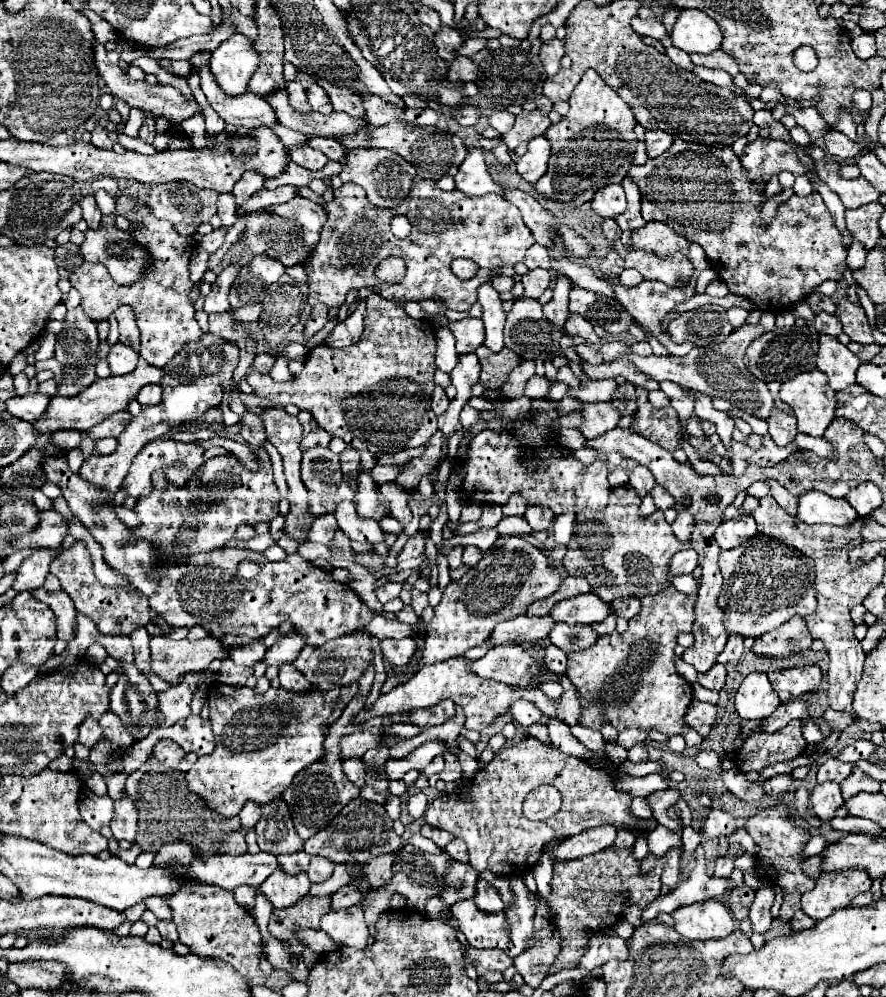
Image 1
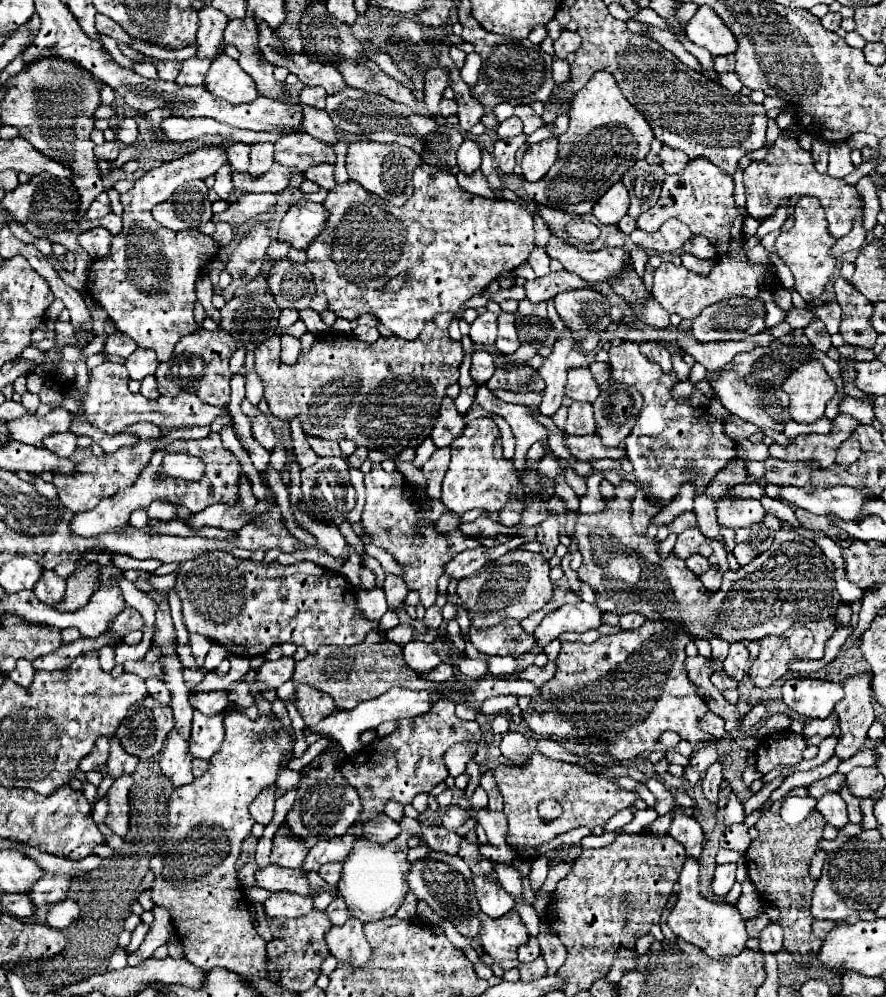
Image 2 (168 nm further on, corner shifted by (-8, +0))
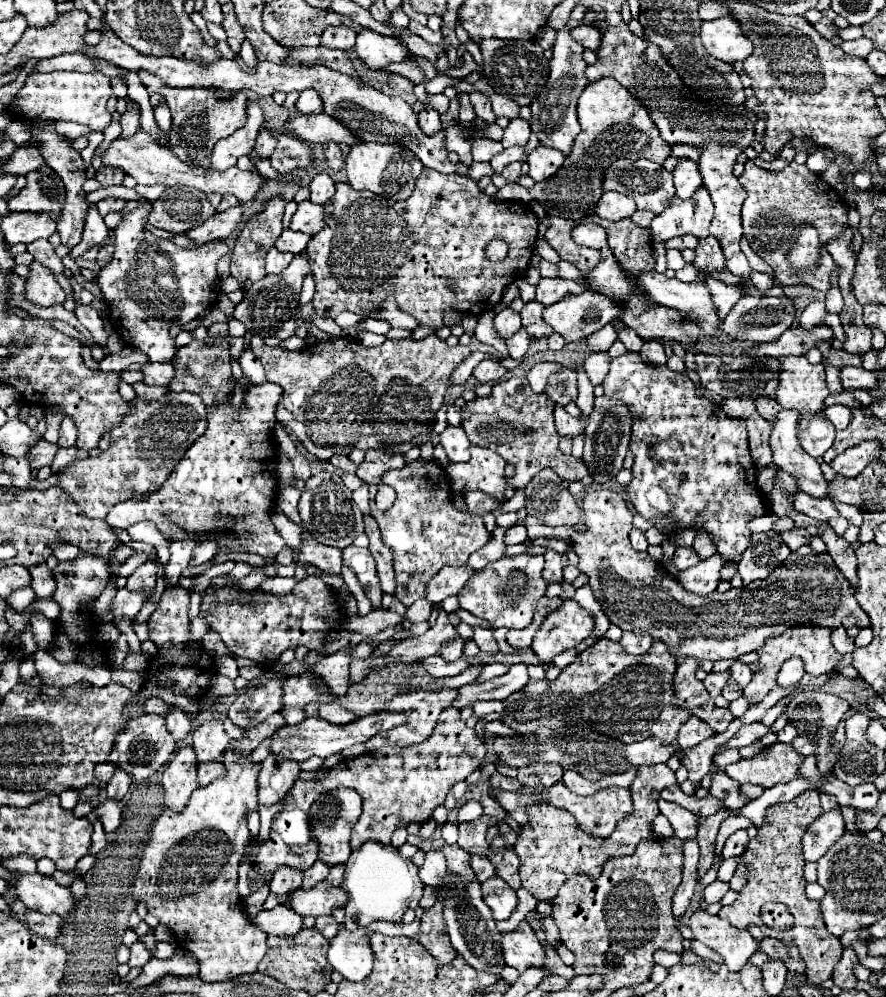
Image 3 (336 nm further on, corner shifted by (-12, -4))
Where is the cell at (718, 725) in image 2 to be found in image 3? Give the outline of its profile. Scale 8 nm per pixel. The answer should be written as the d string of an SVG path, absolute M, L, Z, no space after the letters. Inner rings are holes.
M689 717L681 731L679 731L679 747L681 749L687 749L687 747L695 747L695 743L701 743L705 741L707 737L711 737L715 731L709 727L709 723L705 723L703 719L699 717Z

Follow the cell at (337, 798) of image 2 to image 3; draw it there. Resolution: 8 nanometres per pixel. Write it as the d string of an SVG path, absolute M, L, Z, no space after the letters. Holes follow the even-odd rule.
M333 789L333 791L325 791L317 797L317 801L313 801L311 809L309 809L309 823L311 823L311 831L317 839L319 845L319 859L329 863L329 865L339 865L345 863L351 855L351 847L349 847L349 835L353 829L353 823L359 819L361 815L361 799L357 791L351 789Z

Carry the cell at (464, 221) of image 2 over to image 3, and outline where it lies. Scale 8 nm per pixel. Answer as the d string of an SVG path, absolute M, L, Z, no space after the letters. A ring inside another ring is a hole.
M425 169L417 179L413 195L401 203L387 201L383 197L371 195L369 191L355 191L349 187L349 183L337 183L335 197L325 203L325 225L317 235L311 237L305 249L315 279L313 307L319 317L333 319L341 311L351 311L367 319L379 311L379 305L387 297L393 297L399 309L415 317L421 327L437 331L443 327L445 309L449 307L467 313L493 309L501 301L505 285L521 279L529 269L527 263L533 257L537 231L539 219L527 205L493 201L489 195L479 191L473 179L455 173L445 175ZM493 239L501 239L509 245L507 257L499 263L489 261L485 255L485 249Z

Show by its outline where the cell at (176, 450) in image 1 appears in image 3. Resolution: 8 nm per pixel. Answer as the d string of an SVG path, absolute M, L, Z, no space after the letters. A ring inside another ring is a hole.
M275 383L251 385L239 411L233 411L233 403L207 409L209 425L205 435L201 435L191 449L187 449L171 475L165 479L163 487L151 495L127 499L127 503L115 505L105 523L109 527L127 529L137 521L149 519L167 541L201 541L203 533L213 529L213 521L217 517L229 515L235 517L237 523L223 533L237 533L239 539L229 535L219 537L219 549L249 551L273 559L285 547L285 541L269 521L271 505L277 495L277 445L269 437L269 425L275 421L275 407L281 399L281 391L283 389Z

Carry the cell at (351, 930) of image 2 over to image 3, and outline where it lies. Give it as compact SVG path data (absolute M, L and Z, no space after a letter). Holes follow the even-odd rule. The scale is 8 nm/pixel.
M345 927L331 939L327 961L349 981L363 981L373 969L373 951L367 941L369 927L347 931Z

